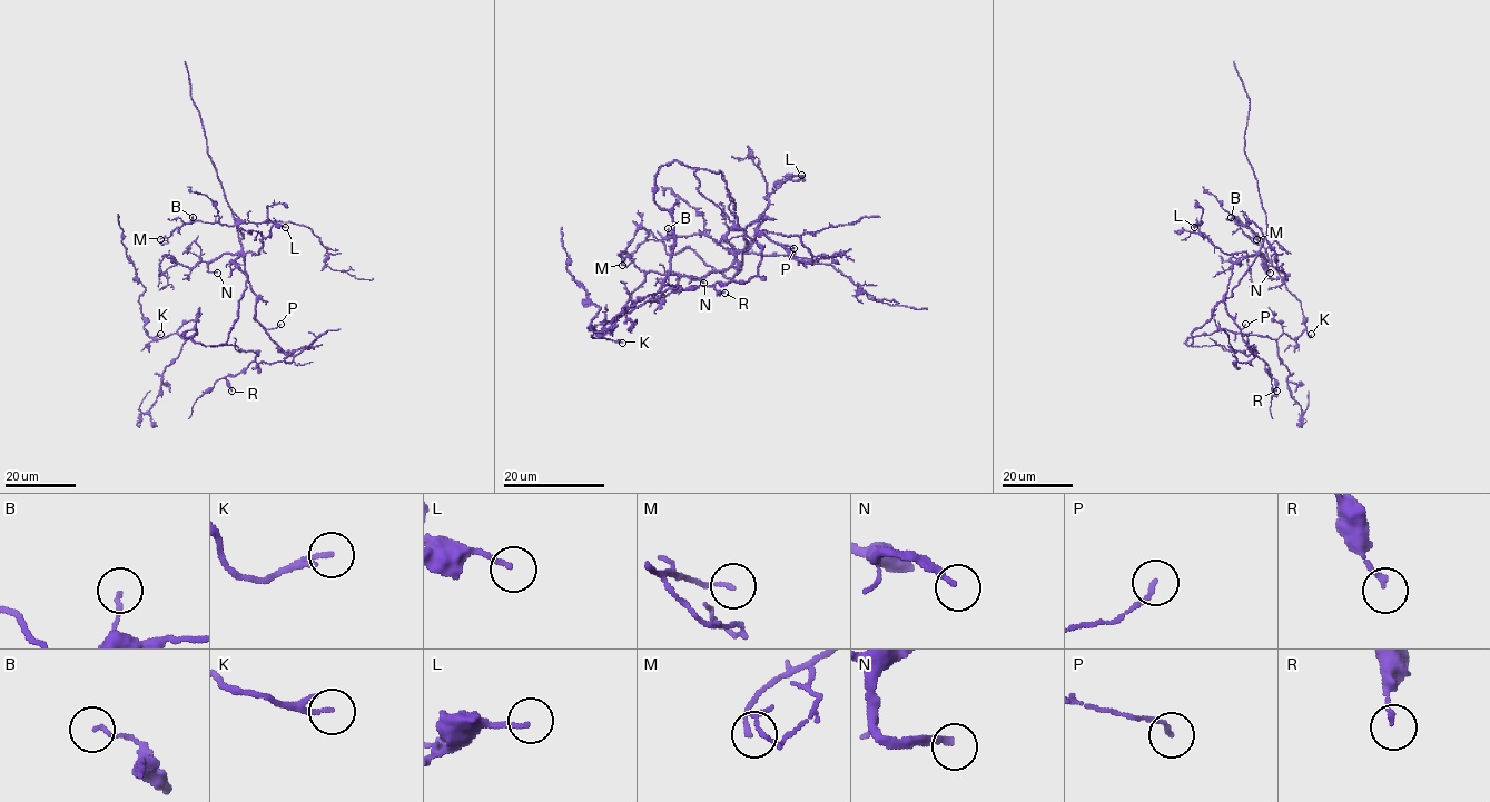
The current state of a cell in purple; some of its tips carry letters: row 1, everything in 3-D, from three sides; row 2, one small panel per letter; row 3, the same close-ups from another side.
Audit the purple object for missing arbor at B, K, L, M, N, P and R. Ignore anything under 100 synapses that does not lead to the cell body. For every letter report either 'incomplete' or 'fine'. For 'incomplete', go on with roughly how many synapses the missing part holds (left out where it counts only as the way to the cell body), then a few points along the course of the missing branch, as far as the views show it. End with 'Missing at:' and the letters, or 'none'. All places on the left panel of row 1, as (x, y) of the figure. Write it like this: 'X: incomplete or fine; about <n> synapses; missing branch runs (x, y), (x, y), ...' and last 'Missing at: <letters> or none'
B: fine
K: fine
L: fine
M: fine
N: incomplete; about 110 synapses; missing branch runs (217, 273), (243, 297), (274, 298), (303, 320), (317, 350), (326, 350)
P: fine
R: fine
Missing at: N

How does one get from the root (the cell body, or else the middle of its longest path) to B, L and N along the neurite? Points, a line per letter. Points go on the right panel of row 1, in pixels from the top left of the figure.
B: (1192, 335), (1211, 317), (1213, 308), (1231, 296), (1263, 243), (1247, 226), (1239, 225), (1237, 219), (1231, 217)
L: (1192, 335), (1211, 317), (1213, 308), (1231, 296), (1257, 254), (1223, 253), (1201, 233), (1197, 224), (1194, 227)
N: (1192, 335), (1211, 317), (1213, 308), (1231, 296), (1259, 254), (1265, 259), (1265, 271), (1270, 273)

